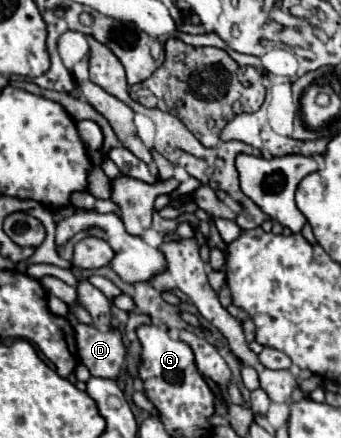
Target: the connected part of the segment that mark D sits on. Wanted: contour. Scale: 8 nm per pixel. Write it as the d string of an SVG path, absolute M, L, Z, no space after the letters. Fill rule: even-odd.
M78 324L74 330L78 358L90 370L90 374L100 378L118 378L126 356L120 330L98 330L92 324Z

